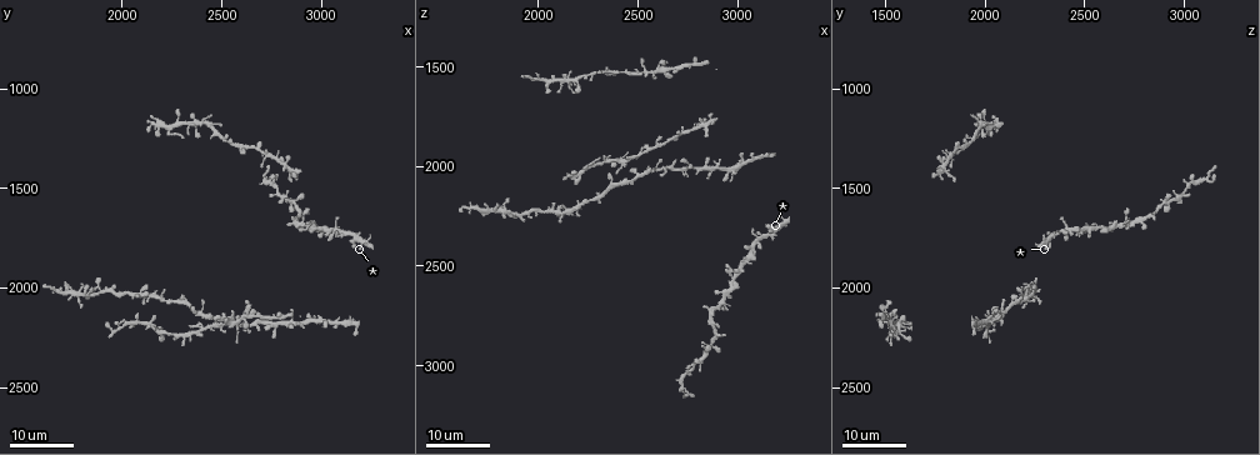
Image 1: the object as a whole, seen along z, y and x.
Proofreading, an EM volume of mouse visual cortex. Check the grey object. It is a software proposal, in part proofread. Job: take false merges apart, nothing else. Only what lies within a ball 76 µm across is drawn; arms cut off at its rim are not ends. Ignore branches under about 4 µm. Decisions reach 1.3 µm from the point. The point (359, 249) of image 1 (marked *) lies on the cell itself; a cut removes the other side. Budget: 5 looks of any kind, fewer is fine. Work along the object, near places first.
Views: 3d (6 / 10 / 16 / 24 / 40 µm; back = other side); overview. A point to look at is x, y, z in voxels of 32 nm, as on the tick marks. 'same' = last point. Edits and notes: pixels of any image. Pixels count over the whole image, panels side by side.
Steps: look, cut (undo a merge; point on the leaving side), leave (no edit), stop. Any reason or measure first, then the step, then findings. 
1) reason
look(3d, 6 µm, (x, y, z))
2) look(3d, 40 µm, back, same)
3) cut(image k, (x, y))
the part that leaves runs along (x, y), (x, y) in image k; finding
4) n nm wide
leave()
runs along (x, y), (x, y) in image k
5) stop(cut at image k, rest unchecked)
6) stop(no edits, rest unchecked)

four or more arms meet
look(3d, 16 µm, (2590, 2200, 2000))

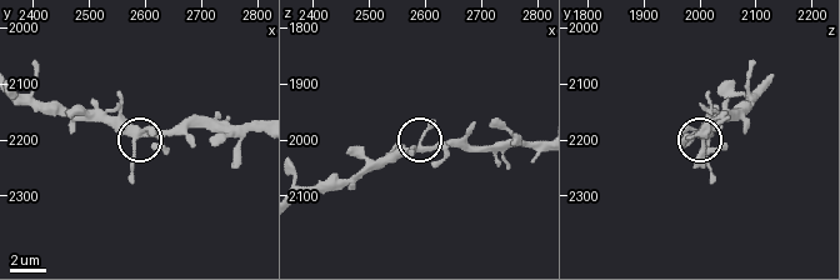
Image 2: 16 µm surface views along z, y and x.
look(3d, 10 µm, (2595, 2185, 2010))

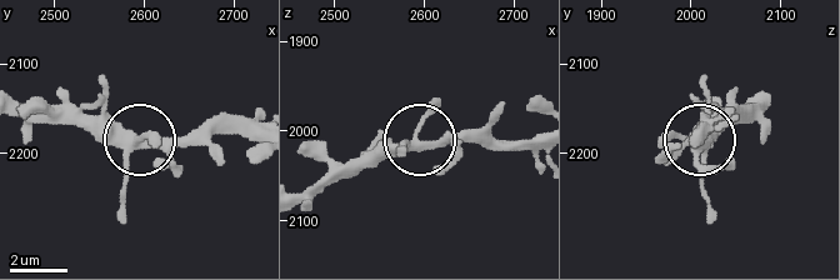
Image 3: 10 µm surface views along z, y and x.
290 nm wide
leave()
continuous, no second cell

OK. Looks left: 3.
four or more arms meet
look(3d, 24 µm, (2590, 2160, 1520))

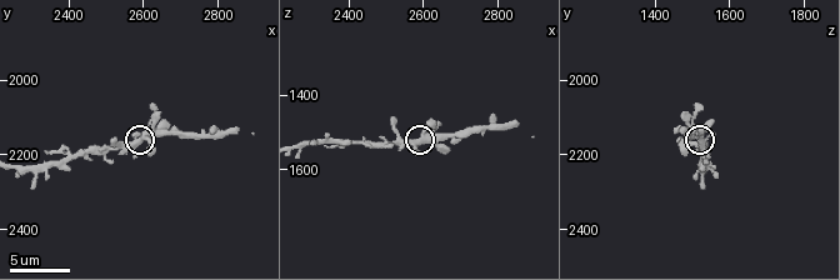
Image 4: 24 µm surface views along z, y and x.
zoom in
look(3d, 10 µm, (2590, 2160, 1530))

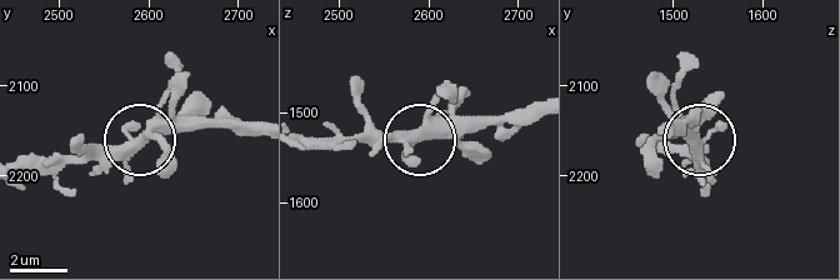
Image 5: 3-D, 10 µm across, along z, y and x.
5 arms
leave()
one cell here

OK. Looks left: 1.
stop(no edits, rest unchecked)

